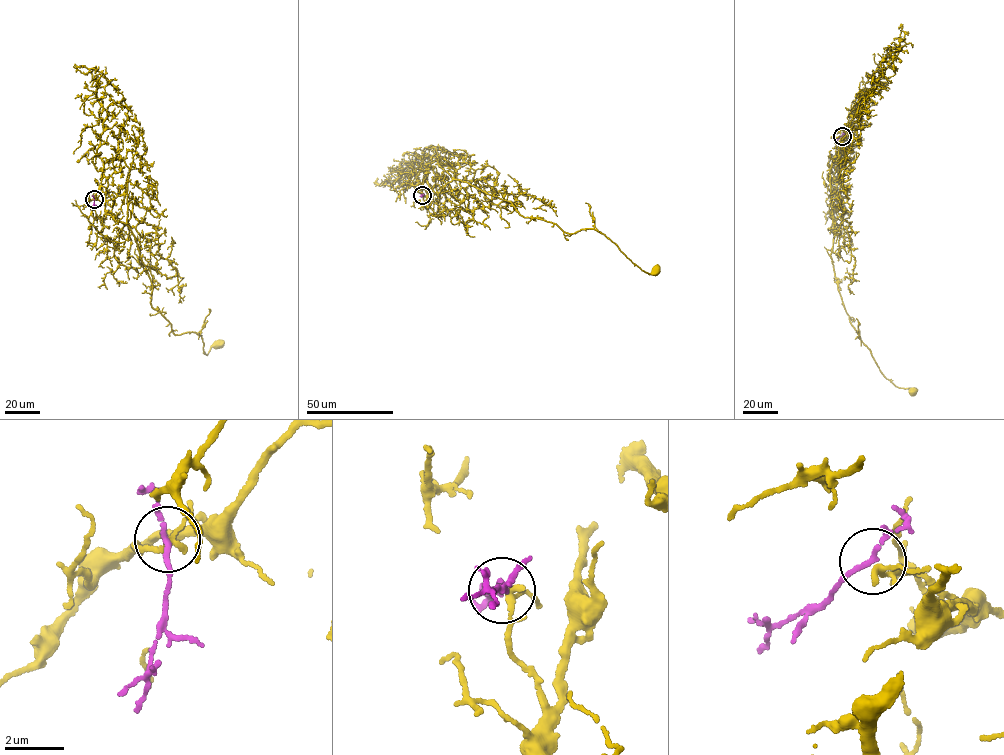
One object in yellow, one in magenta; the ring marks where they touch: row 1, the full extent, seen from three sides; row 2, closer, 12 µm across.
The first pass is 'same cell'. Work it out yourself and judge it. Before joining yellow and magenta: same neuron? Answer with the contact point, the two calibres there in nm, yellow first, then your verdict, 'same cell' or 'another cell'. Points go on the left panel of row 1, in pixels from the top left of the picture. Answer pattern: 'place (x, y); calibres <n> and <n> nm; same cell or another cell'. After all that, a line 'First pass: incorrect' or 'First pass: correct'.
place (94, 199); calibres 140 and 140 nm; same cell
First pass: correct

